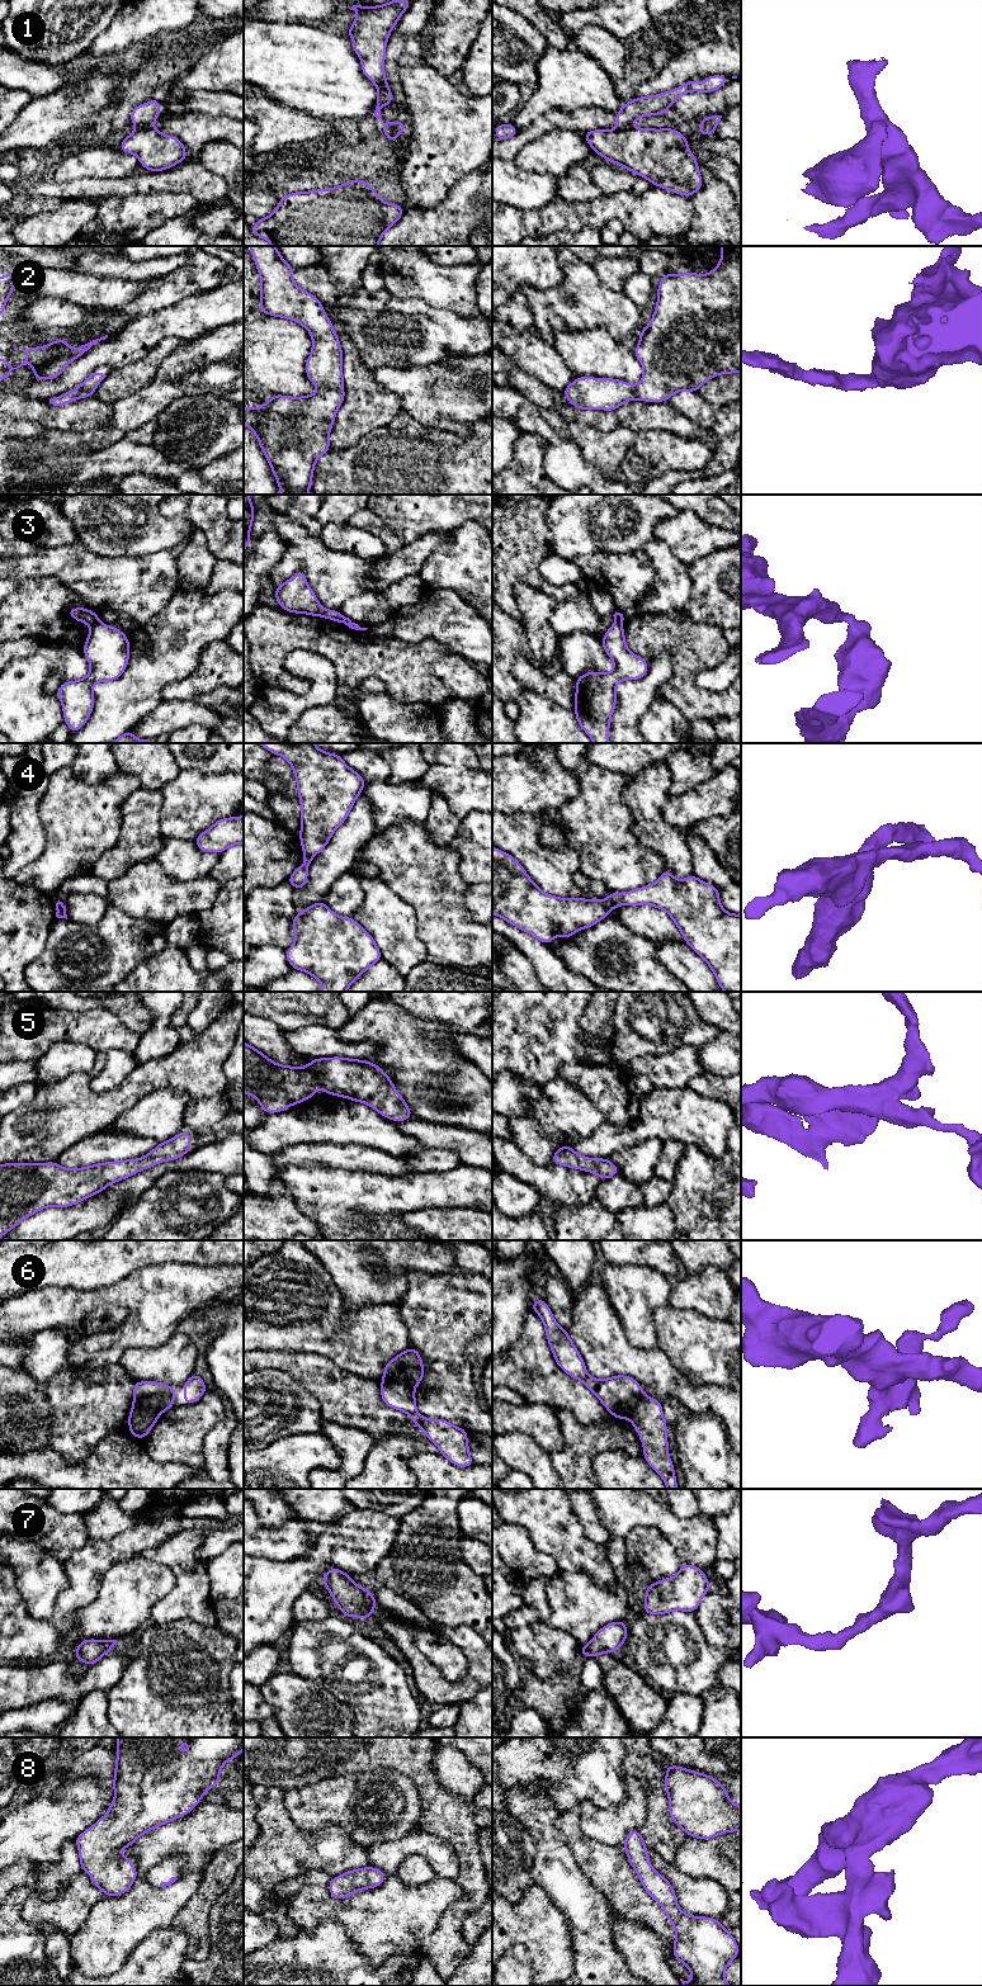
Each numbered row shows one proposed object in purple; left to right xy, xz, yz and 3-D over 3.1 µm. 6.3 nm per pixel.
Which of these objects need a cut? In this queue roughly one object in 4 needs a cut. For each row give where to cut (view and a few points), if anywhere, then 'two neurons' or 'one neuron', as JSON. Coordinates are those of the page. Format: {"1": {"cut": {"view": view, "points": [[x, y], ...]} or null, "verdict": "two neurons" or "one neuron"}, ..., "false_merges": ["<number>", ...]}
{"1": {"cut": {"view": "xy", "points": [[150, 126], [137, 128]]}, "verdict": "two neurons"}, "2": {"cut": null, "verdict": "one neuron"}, "3": {"cut": {"view": "xy", "points": [[98, 619], [90, 625]]}, "verdict": "two neurons"}, "4": {"cut": {"view": "yz", "points": [[602, 901], [607, 911]]}, "verdict": "two neurons"}, "5": {"cut": null, "verdict": "one neuron"}, "6": {"cut": {"view": "xz", "points": [[381, 1382], [400, 1382], [412, 1390]]}, "verdict": "two neurons"}, "7": {"cut": null, "verdict": "one neuron"}, "8": {"cut": null, "verdict": "one neuron"}, "false_merges": ["1", "3", "4", "6"]}

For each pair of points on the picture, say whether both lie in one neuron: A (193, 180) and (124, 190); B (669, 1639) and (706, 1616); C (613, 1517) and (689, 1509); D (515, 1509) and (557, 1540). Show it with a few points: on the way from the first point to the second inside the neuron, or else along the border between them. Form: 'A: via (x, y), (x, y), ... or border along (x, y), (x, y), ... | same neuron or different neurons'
A: via (176, 180), (141, 183) | same neuron
B: border along (693, 1613), (703, 1637), (714, 1646) | different neurons
C: border along (666, 1503), (680, 1518), (700, 1516) | different neurons
D: via (525, 1509), (547, 1530) | same neuron

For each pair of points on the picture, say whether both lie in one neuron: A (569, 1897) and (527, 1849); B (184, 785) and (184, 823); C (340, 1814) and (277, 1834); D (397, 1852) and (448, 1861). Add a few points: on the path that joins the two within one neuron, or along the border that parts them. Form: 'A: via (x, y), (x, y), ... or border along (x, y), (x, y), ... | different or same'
A: border along (524, 1829), (534, 1845), (530, 1869), (533, 1882) | different
B: via (184, 794), (184, 814) | same
C: border along (284, 1801), (301, 1829), (327, 1825) | different
D: via (410, 1848), (432, 1848), (435, 1850) | same

